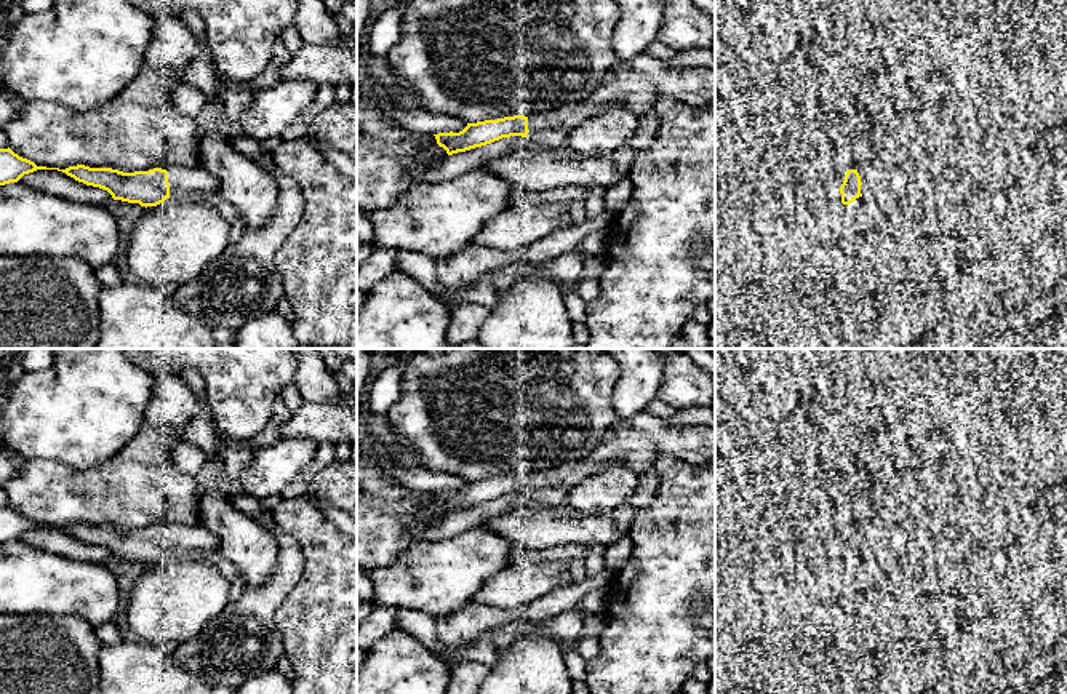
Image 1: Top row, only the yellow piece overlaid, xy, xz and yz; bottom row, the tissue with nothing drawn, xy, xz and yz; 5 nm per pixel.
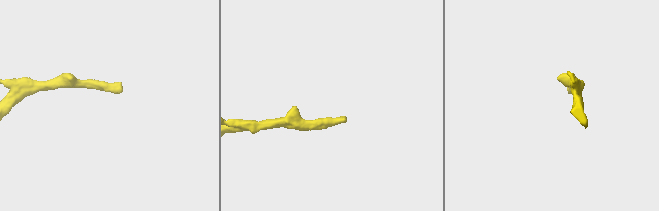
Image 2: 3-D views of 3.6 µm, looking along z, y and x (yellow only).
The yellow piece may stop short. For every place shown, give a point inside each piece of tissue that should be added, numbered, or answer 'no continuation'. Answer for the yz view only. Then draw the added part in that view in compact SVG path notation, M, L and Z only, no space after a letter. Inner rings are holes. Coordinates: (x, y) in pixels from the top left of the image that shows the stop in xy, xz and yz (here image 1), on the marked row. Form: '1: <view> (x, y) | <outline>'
no continuation

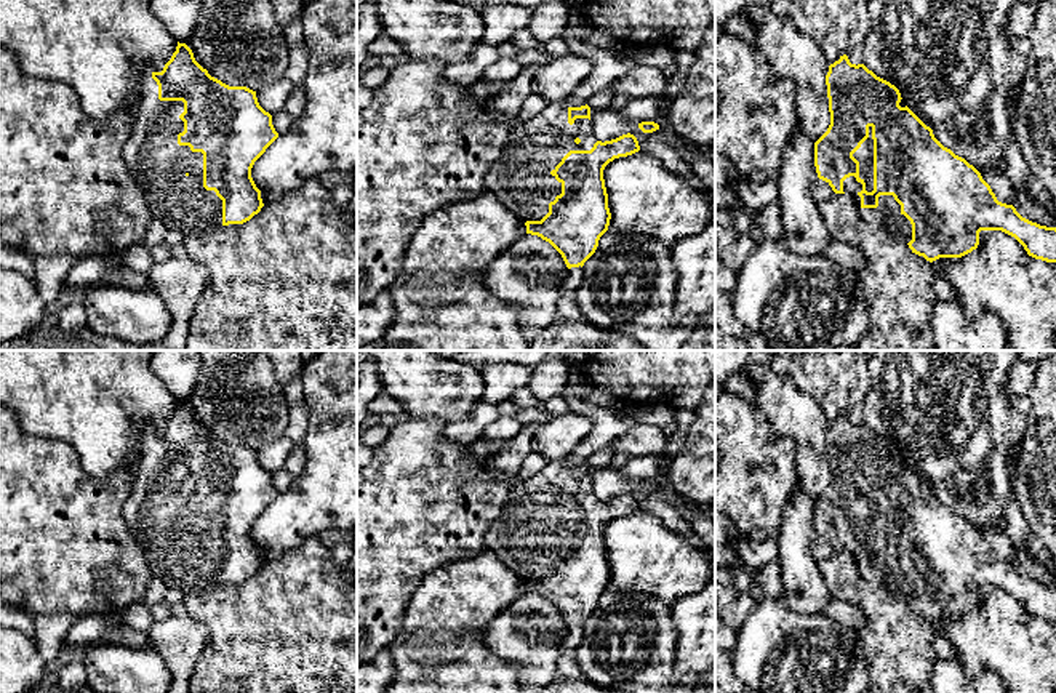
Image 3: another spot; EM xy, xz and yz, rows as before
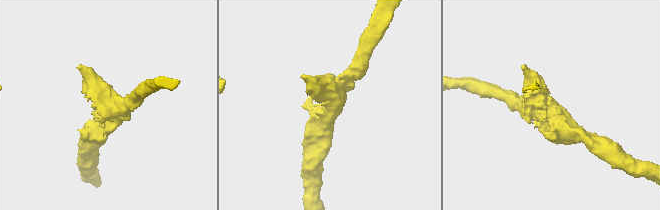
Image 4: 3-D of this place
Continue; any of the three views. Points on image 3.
1: yz (887, 215) | M850 176L843 181L843 192L854 198L854 203L859 210L859 214L874 226L885 227L891 235L909 243L912 240L912 224L901 213L901 205L894 200L893 195L880 195L877 208L862 208L861 197L858 195L862 190L862 184L856 181L854 176Z

